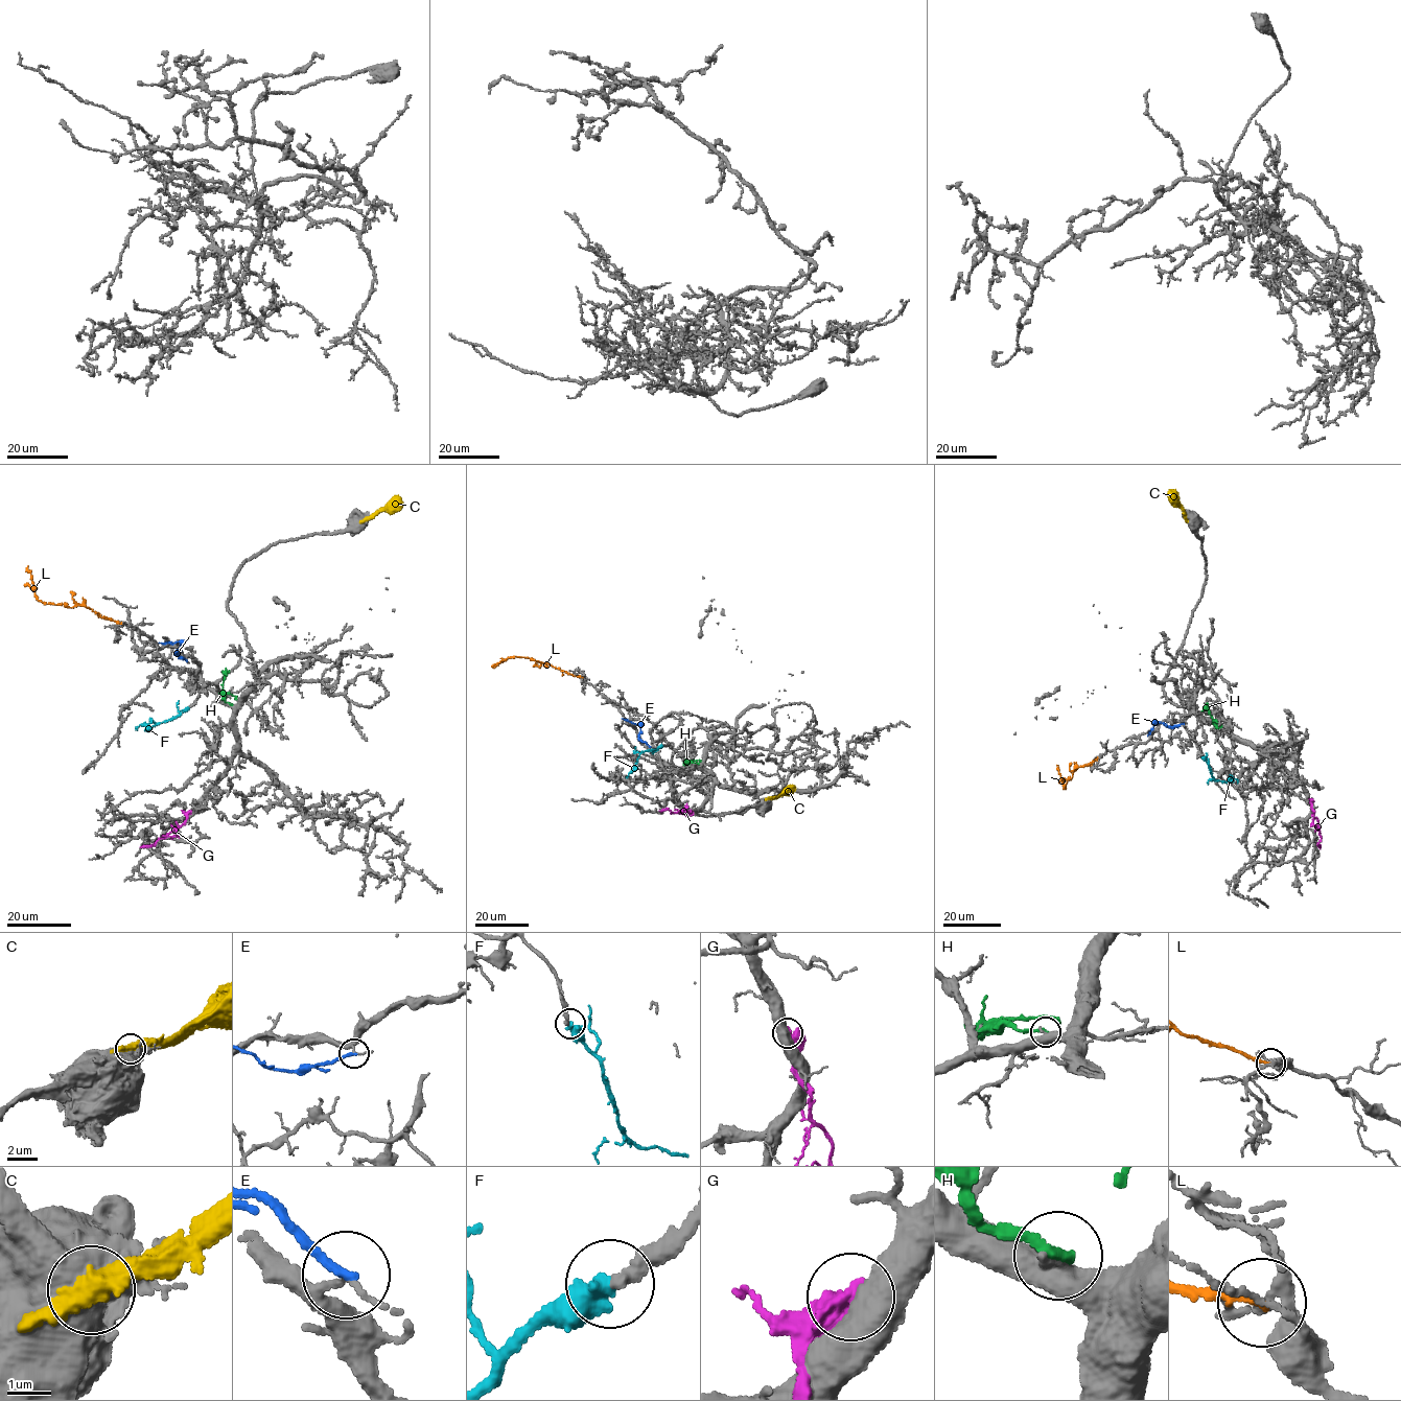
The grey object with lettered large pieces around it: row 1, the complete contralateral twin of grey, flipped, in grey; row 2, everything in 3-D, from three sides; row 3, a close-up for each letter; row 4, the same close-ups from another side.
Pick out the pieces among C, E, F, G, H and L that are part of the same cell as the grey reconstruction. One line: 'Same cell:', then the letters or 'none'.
Same cell: F

